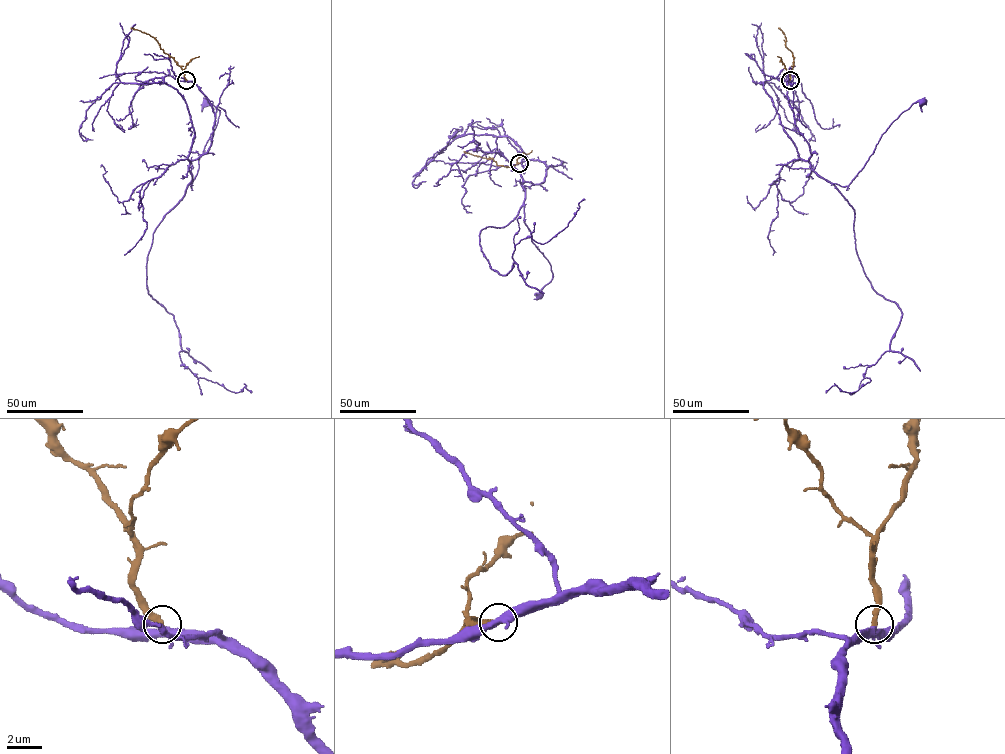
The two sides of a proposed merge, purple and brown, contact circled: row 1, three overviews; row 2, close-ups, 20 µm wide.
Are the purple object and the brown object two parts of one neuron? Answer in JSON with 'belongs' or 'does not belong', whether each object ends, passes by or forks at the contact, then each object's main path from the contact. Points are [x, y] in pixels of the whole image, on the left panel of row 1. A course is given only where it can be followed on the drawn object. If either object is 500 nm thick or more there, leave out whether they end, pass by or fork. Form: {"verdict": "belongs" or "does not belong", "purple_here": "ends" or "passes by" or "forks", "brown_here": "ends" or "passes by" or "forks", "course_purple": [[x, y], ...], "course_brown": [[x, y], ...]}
{"verdict": "belongs", "purple_here": "forks", "brown_here": "ends", "course_purple": [[187, 80], [194, 82], [214, 114], [209, 149], [193, 159], [189, 168], [191, 186], [219, 114], [206, 102]], "course_brown": [[187, 80], [183, 70], [154, 38], [131, 28]]}

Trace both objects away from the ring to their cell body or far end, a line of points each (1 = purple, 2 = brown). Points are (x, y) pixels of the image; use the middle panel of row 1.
1: (520, 163), (538, 160), (547, 167), (543, 182), (522, 184), (523, 221), (552, 273), (539, 295)
2: (520, 163), (503, 166), (493, 159), (464, 152)

